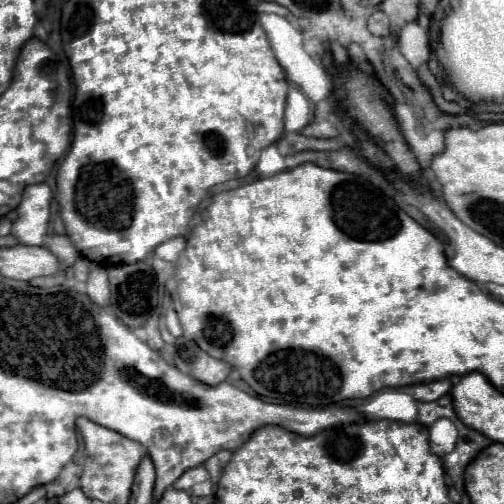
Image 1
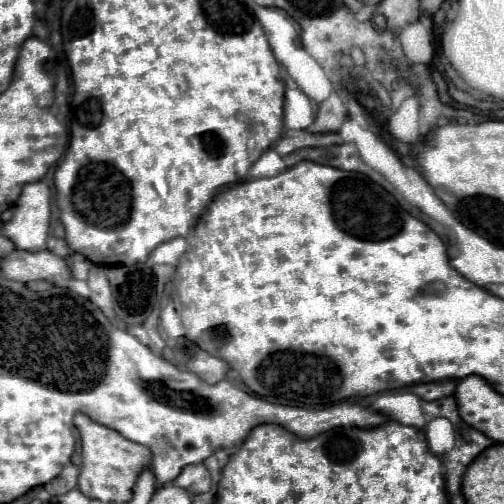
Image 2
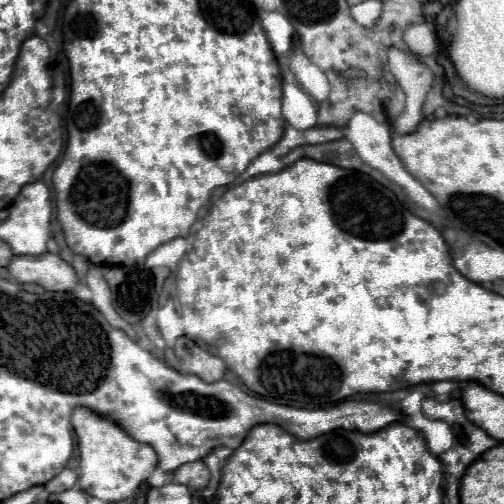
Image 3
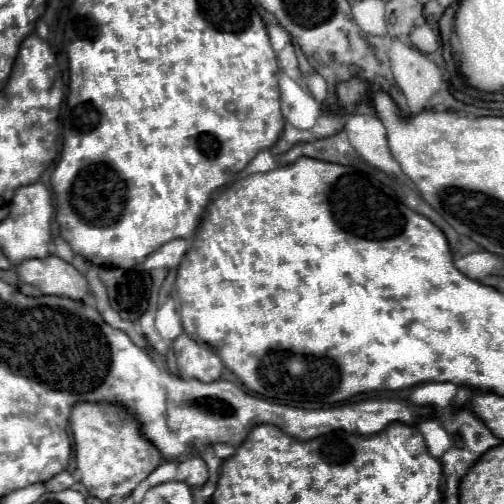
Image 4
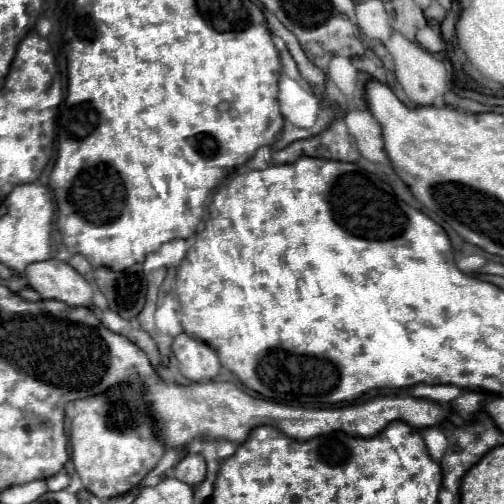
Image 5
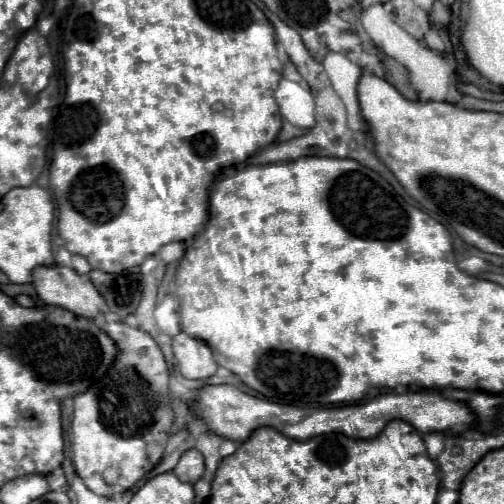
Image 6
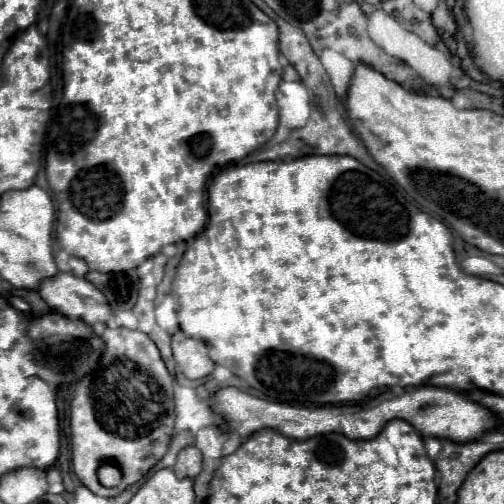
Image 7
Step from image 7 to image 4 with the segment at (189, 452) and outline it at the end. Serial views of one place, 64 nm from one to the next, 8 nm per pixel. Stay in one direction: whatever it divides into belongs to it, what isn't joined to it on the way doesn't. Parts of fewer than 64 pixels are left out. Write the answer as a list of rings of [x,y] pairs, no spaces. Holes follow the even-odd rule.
[[[192,456],[192,458],[178,464],[176,480],[186,482],[192,488],[194,486],[204,486],[206,480],[208,480],[208,466],[204,464],[204,460],[200,456]]]

